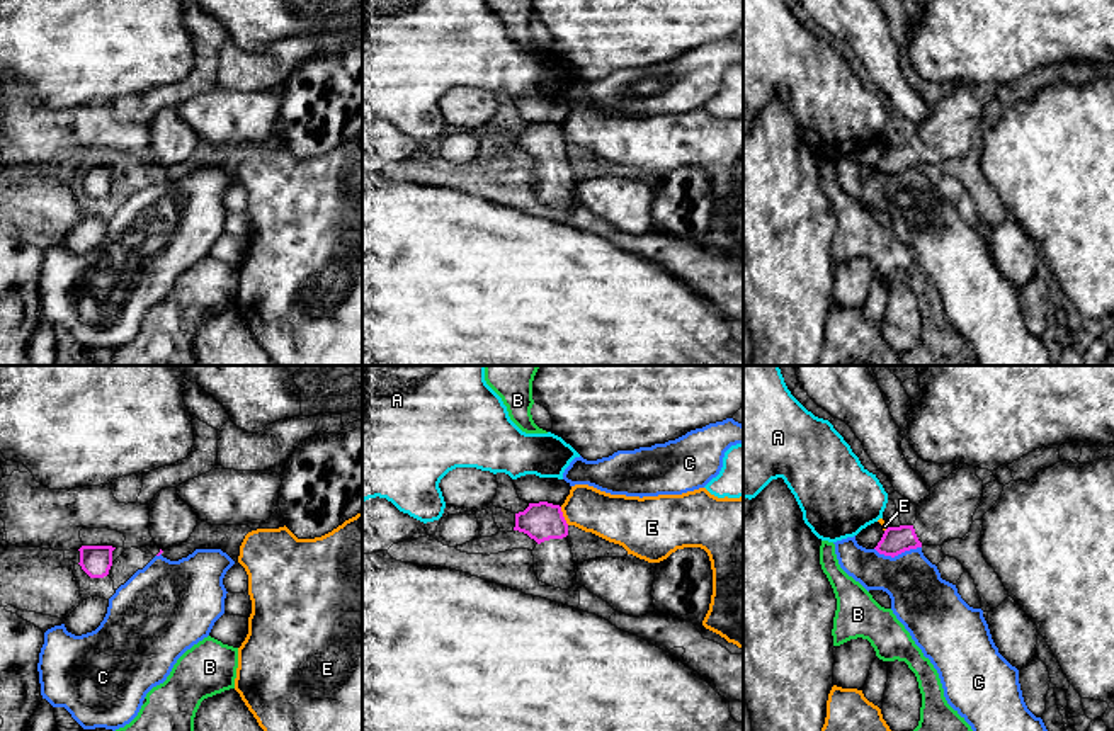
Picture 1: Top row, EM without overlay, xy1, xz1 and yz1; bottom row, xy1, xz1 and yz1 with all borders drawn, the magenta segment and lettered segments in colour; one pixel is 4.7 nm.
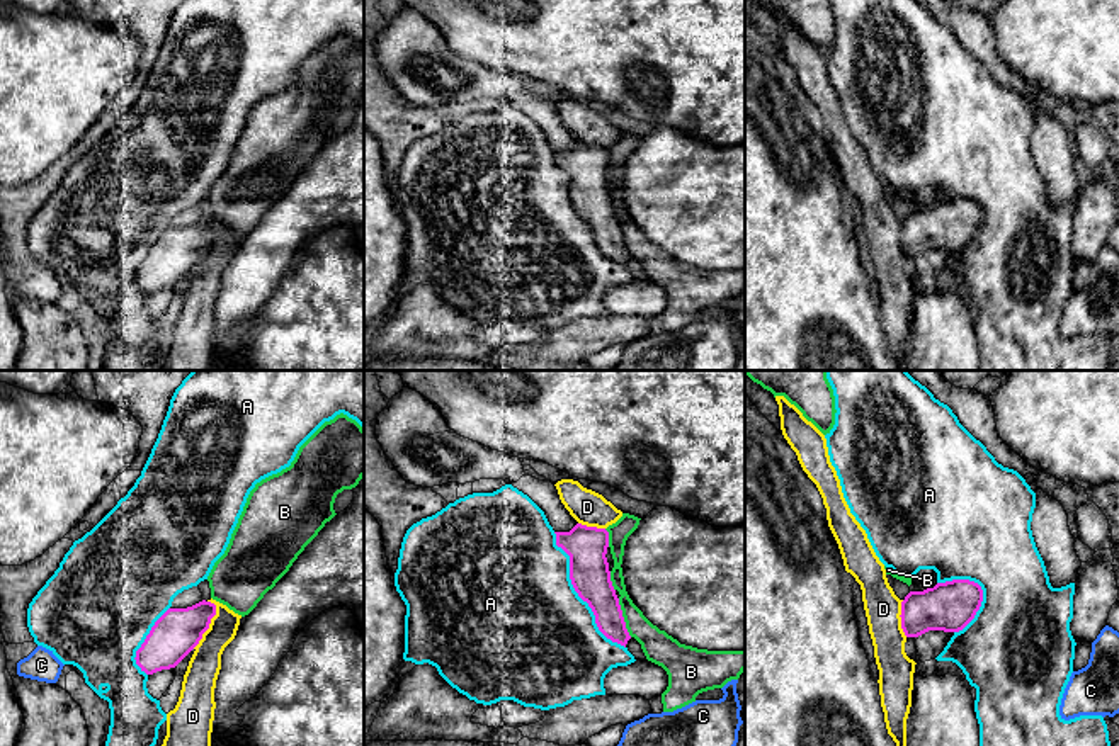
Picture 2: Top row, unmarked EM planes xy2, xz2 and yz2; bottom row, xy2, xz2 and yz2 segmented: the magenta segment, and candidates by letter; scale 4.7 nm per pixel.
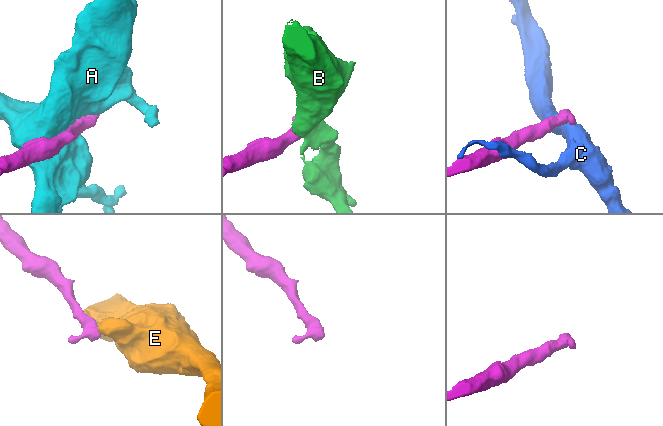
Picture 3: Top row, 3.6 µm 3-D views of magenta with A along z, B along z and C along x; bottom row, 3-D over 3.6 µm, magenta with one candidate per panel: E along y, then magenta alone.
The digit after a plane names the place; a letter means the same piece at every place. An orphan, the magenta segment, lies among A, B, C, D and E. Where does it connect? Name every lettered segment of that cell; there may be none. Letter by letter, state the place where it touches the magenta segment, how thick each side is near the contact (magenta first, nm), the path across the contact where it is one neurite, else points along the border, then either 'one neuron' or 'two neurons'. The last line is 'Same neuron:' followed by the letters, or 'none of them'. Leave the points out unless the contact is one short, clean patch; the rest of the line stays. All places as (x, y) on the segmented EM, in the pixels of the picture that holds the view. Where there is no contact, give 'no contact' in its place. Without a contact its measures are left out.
A: meets magenta in xz2 at (577, 592); 190 nm thick on the magenta side, 500 nm on the other; two neurons
B: meets magenta in xz2 at (623, 617); 190 nm thick on the magenta side, 150 nm on the other; two neurons
C: meets magenta in yz1 at (897, 555); 130 nm thick on the magenta side, 280 nm on the other; two neurons
D: meets magenta in xy2 at (210, 622); 220 nm thick on the magenta side, 150 nm on the other; border along xy2 (210, 600), (215, 605), (215, 616), (203, 638), (193, 648); two neurons
E: meets magenta in xz1 at (562, 515); 180 nm thick on the magenta side, 220 nm on the other; border along xz1 (560, 507), (568, 524); two neurons
Same neuron: none of them

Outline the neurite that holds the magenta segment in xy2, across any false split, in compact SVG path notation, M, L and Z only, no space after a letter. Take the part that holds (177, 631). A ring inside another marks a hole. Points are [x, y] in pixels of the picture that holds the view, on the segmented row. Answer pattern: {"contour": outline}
{"contour": "M206 600L168 608L136 651L136 664L146 675L175 668L199 644L214 615L216 605Z"}

